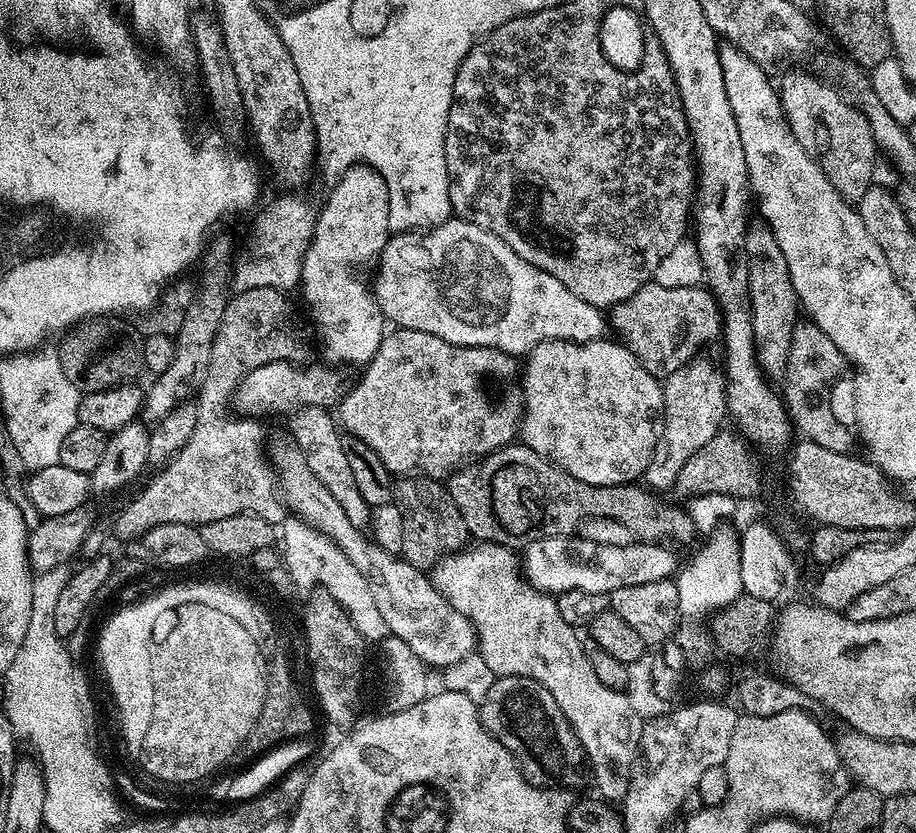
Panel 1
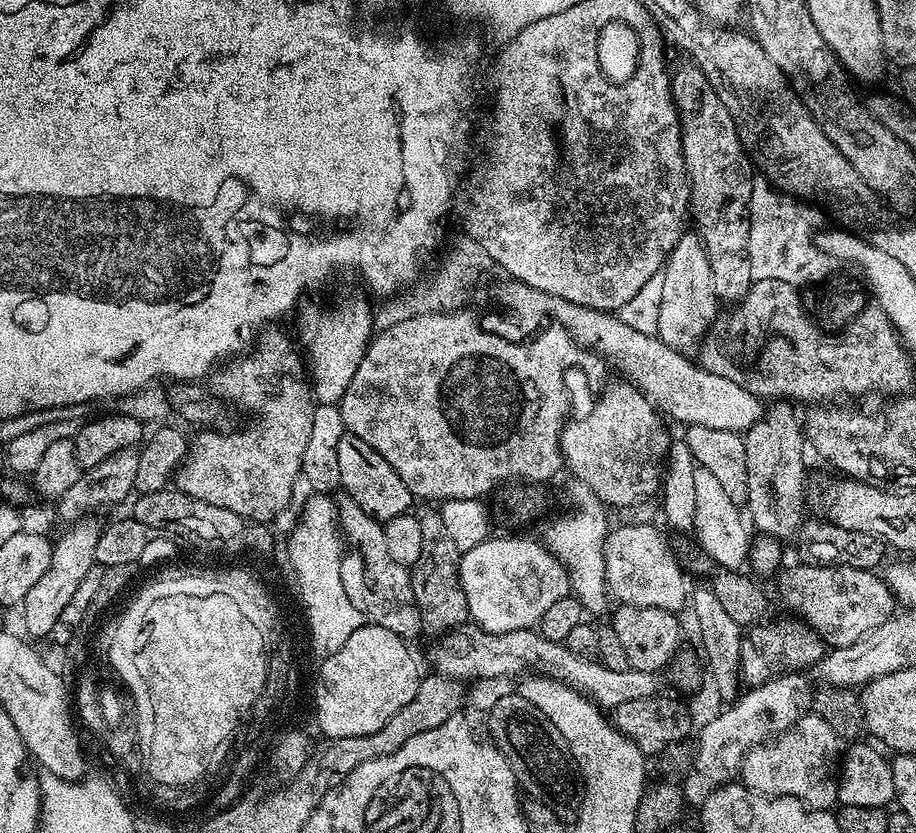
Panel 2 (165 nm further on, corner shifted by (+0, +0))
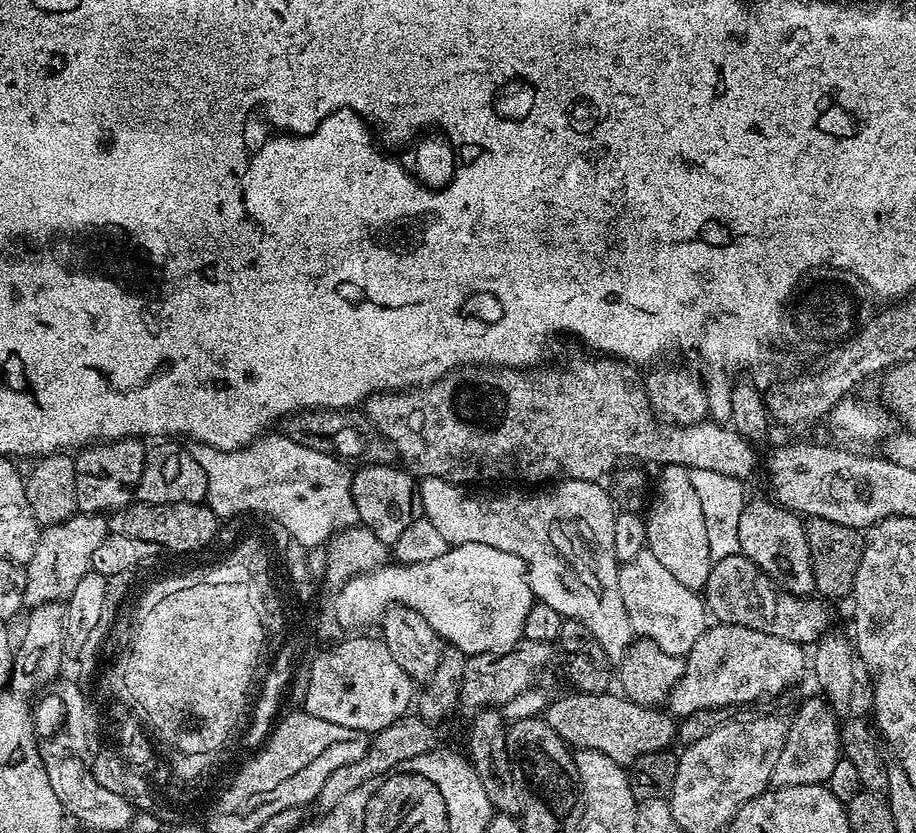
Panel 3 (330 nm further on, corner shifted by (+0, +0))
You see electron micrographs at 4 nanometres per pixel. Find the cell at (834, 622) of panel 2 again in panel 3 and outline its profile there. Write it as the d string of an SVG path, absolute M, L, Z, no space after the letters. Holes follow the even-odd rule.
M743 554L713 563L702 589L702 599L719 623L762 630L762 634L774 634L774 638L801 646L815 645L833 627L832 612L823 604L823 599L793 596L777 588L772 579Z

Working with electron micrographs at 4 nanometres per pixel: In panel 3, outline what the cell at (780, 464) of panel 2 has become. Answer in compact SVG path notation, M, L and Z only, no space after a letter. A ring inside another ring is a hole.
M749 499L745 503L738 523L740 551L761 568L777 588L791 592L793 596L808 596L816 587L816 579L812 573L810 542L806 538L804 520L780 503L768 500Z

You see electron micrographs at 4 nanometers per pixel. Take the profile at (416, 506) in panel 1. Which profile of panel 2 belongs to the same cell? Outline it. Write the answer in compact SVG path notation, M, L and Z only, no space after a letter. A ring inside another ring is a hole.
M428 506L425 512L419 513L424 539L425 559L413 564L410 571L414 586L414 602L420 611L422 628L425 633L433 632L439 638L456 628L463 628L469 623L466 594L460 585L460 549L450 542L450 534L446 534L446 526L442 526L442 518L435 507Z

